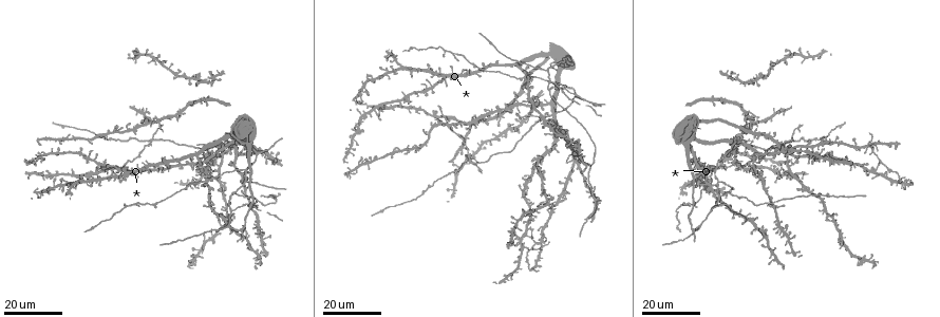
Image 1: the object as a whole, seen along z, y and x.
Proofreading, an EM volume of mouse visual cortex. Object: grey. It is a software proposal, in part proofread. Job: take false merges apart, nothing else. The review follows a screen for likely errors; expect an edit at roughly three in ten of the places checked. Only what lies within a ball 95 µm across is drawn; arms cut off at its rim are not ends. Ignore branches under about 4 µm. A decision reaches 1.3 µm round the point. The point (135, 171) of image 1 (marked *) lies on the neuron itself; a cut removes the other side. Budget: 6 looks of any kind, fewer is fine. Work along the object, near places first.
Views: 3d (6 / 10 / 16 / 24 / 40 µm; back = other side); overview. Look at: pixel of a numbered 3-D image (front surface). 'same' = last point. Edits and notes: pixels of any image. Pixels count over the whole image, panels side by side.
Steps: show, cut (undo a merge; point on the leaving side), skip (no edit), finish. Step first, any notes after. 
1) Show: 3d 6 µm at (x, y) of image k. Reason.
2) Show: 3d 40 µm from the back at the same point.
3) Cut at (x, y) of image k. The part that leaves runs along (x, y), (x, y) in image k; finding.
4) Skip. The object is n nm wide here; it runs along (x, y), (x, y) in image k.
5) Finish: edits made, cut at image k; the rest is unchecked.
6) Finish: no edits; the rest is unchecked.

Show: 3d 24 µm at (446, 49) of image 1. Two arms in line, one across.

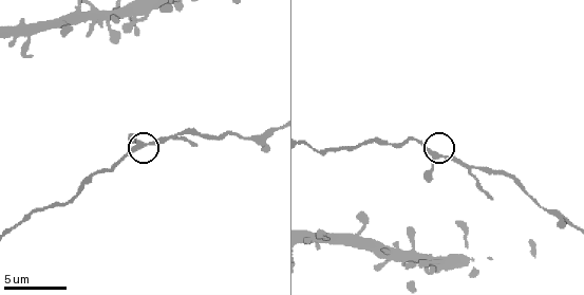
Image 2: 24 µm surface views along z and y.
Show: 3d 10 µm at (447, 156) of image 2.

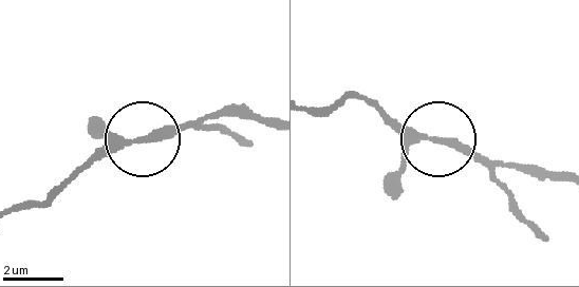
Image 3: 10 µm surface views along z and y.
Skip. It runs along (268, 116), (208, 116), (117, 139), (81, 167) in image 3; continuous, no second neuron.

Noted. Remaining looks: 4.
Show: 3d 24 µm at (528, 229) of image 1. Four or more arms meet.

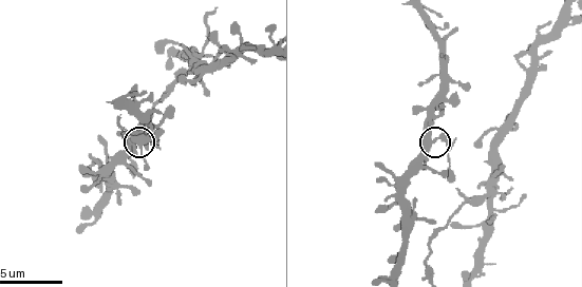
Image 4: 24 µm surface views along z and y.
Show: 3d 6 µm at (433, 143) of image 4.

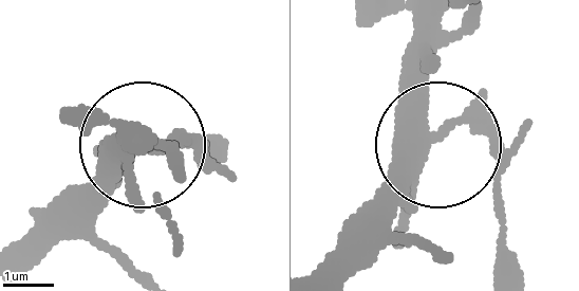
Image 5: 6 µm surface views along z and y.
Show: 3d 6 µm from the back at (438, 136) of image 5.

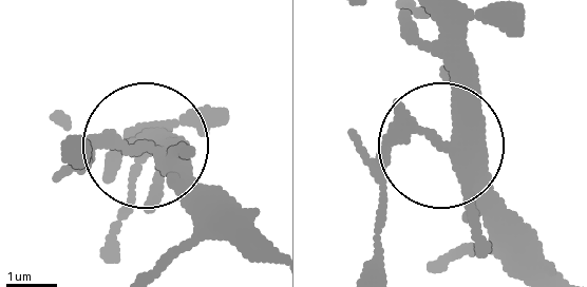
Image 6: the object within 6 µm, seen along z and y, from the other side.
Cut at (56, 179) of image 6. The part that leaves runs along (124, 146), (78, 157) in image 6; a second neuron is stuck on.

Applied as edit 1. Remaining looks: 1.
Show: 3d 16 µm at (489, 192) of image 4. Four arms meet.

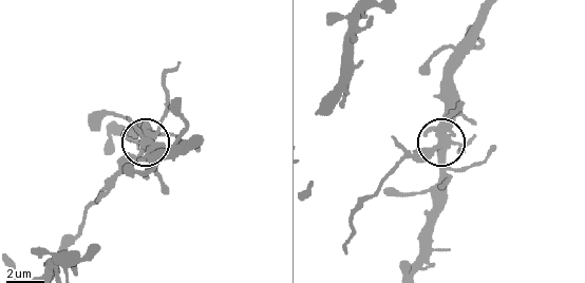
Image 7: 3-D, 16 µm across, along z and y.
Cut at (429, 157) of image 7. The object is 420 nm wide here; the part that leaves runs along (444, 142), (411, 153), (378, 185), (351, 218), (346, 246) in image 7; two neurons meet here.

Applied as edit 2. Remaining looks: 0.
Finish: edits made, cut at image 6, cut at image 7; the rest is unchecked.

